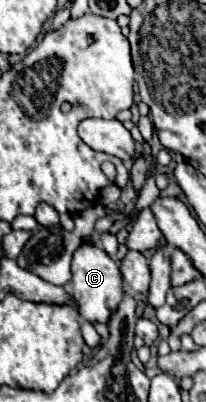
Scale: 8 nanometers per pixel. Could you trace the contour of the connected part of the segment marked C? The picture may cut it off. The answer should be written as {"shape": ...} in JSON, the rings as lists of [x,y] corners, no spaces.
{"shape":[[[82,242],[80,248],[74,254],[72,260],[72,292],[70,296],[76,300],[76,310],[78,316],[90,324],[102,322],[108,324],[110,316],[118,310],[124,290],[122,290],[122,278],[120,278],[120,268],[118,264],[98,246]]]}

